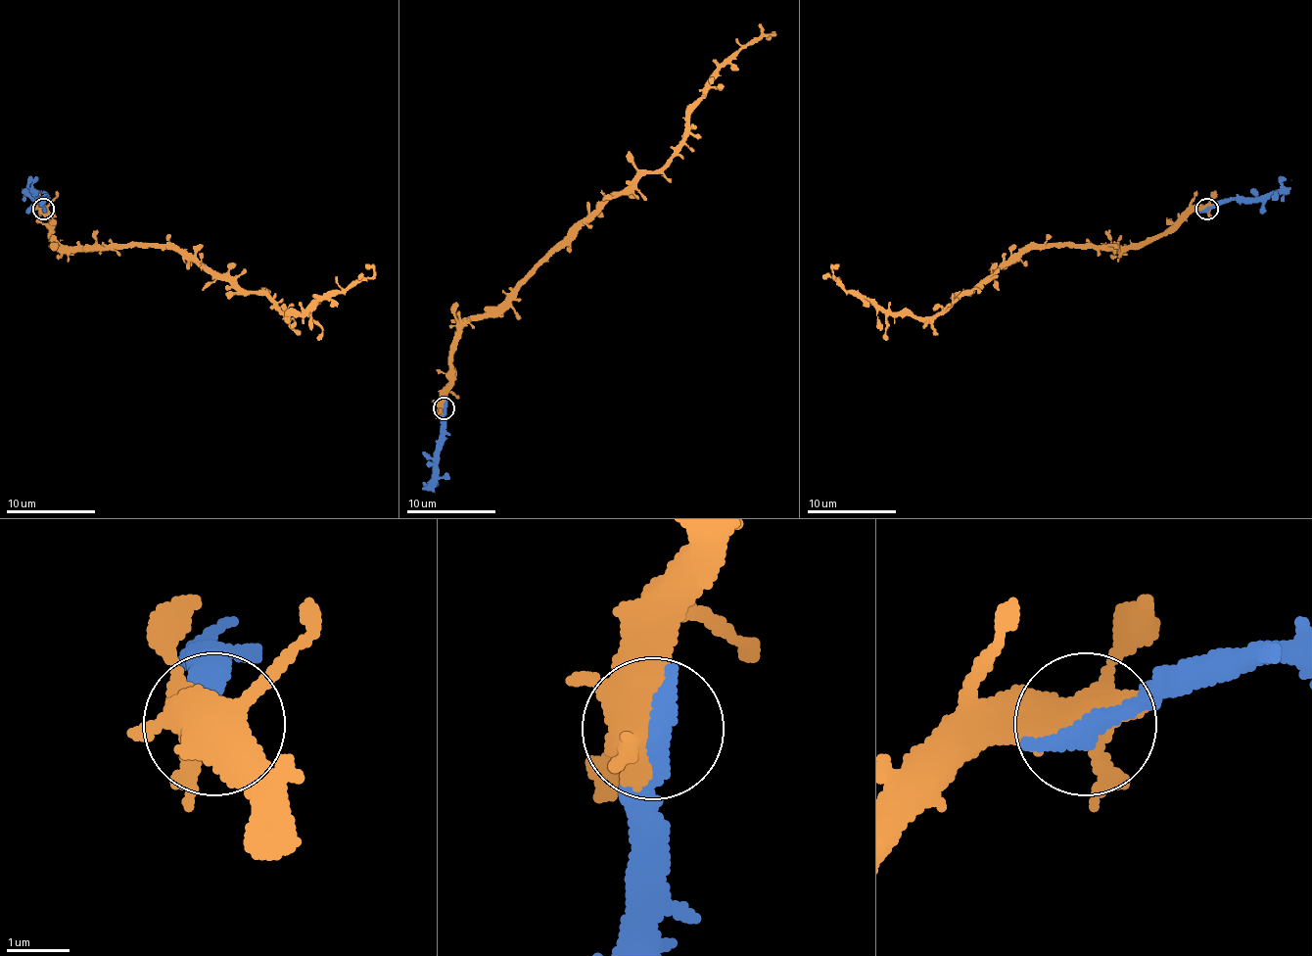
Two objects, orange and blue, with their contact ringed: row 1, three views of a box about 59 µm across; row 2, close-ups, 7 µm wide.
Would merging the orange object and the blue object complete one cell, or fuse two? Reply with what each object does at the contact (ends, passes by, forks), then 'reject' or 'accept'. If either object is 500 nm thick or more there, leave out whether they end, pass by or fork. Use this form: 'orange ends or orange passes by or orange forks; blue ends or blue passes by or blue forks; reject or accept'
orange forks; blue ends; accept

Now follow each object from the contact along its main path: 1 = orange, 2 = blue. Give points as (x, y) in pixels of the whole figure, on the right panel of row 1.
1: (1206, 210), (1188, 210), (1161, 234), (1119, 247), (1030, 245), (928, 318), (881, 311), (834, 280), (837, 264)
2: (1206, 210), (1231, 200), (1270, 196), (1284, 180), (1290, 180)

